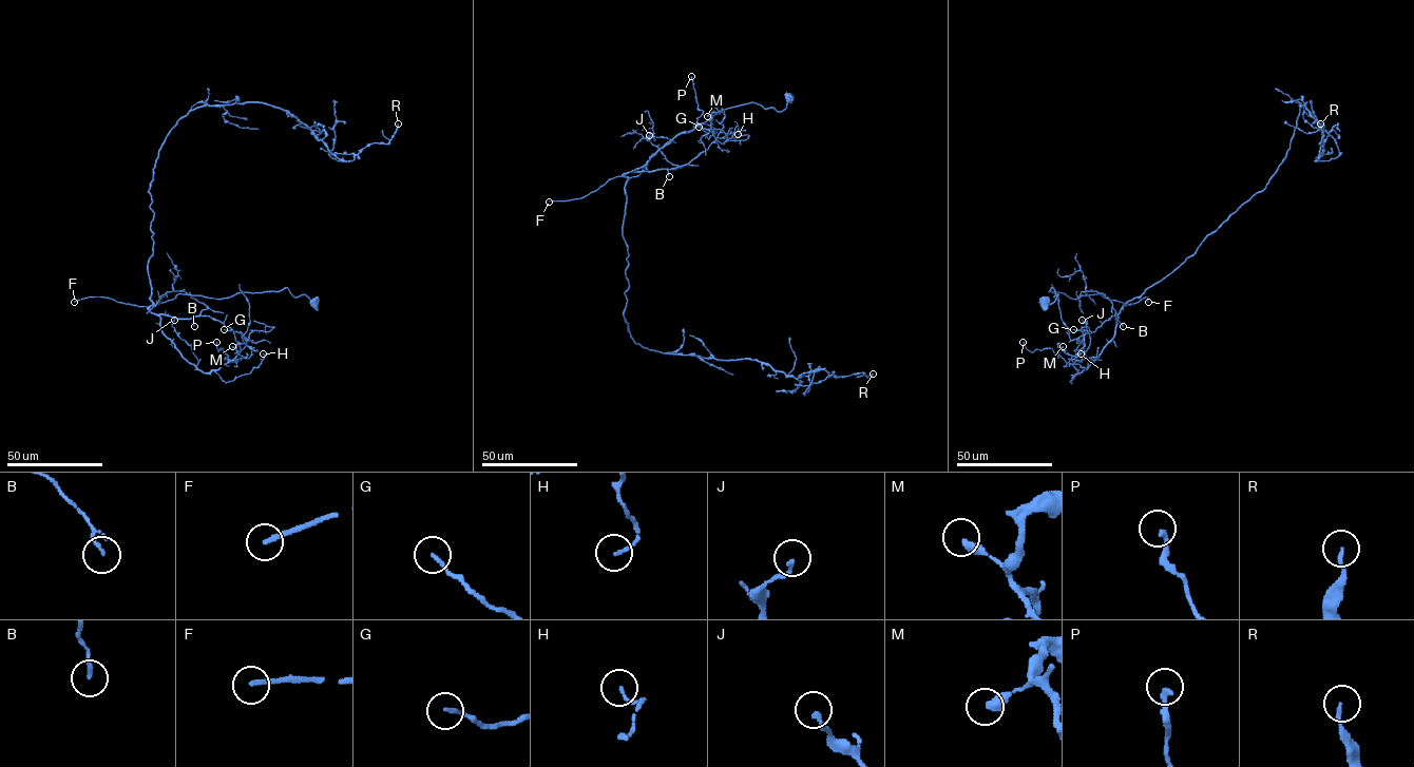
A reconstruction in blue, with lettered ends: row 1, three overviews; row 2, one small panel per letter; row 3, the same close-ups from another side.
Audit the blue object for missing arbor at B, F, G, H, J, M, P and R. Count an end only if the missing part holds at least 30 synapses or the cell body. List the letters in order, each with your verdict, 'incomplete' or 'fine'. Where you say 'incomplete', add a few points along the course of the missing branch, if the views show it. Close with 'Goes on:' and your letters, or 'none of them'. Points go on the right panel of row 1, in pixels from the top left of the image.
B: fine
F: incomplete | (1148, 302), (1125, 330), (1104, 346), (1089, 308), (1077, 320)
G: fine
H: fine
J: fine
M: fine
P: fine
R: fine
Goes on: F

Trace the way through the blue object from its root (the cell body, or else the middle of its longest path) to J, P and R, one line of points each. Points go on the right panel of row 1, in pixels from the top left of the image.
J: (1044, 303), (1057, 296), (1052, 288), (1073, 299), (1101, 293), (1124, 303), (1114, 337), (1089, 365), (1082, 320)
P: (1044, 303), (1057, 296), (1052, 288), (1124, 304), (1114, 337), (1081, 372), (1023, 342)
R: (1044, 303), (1052, 288), (1139, 298), (1265, 187), (1301, 106), (1324, 139), (1316, 160), (1320, 123)

